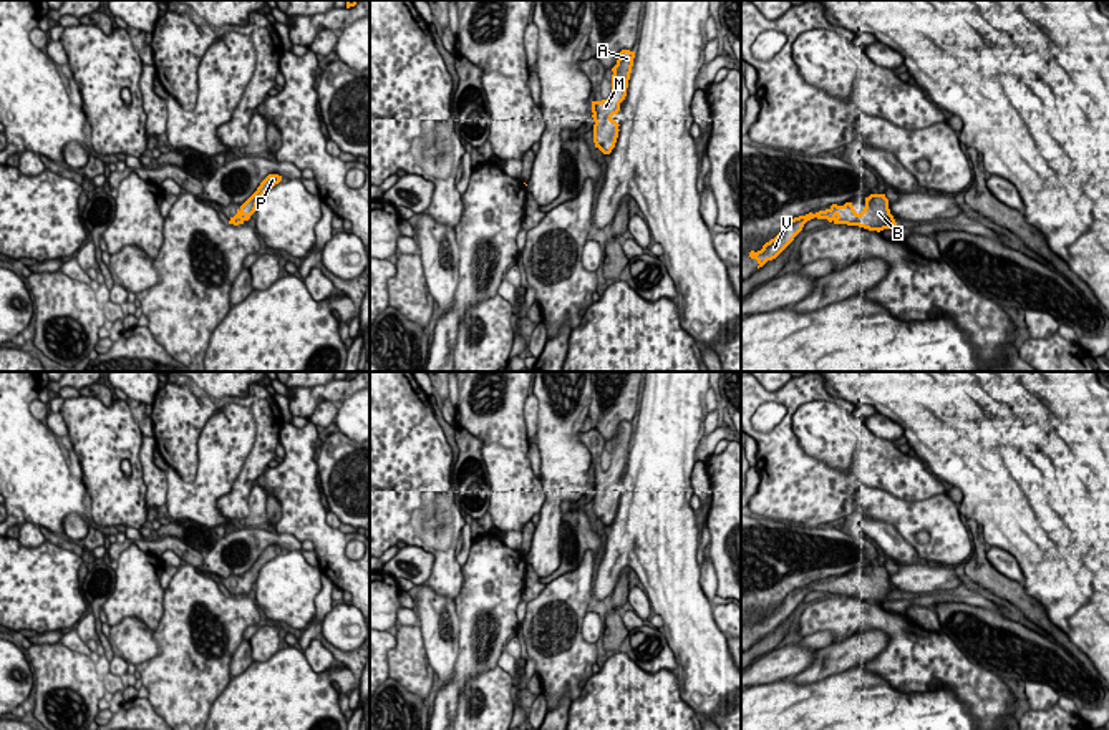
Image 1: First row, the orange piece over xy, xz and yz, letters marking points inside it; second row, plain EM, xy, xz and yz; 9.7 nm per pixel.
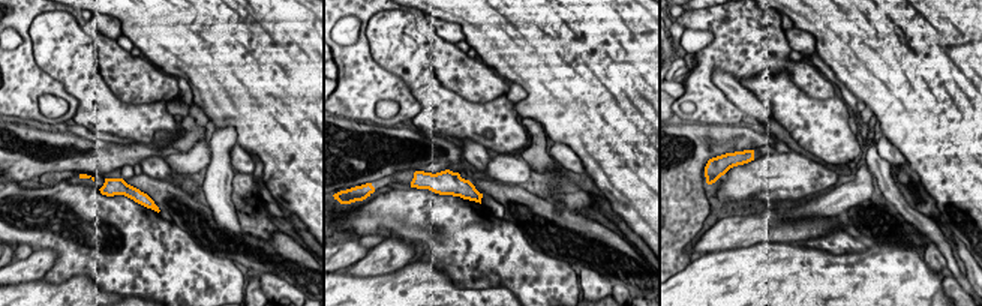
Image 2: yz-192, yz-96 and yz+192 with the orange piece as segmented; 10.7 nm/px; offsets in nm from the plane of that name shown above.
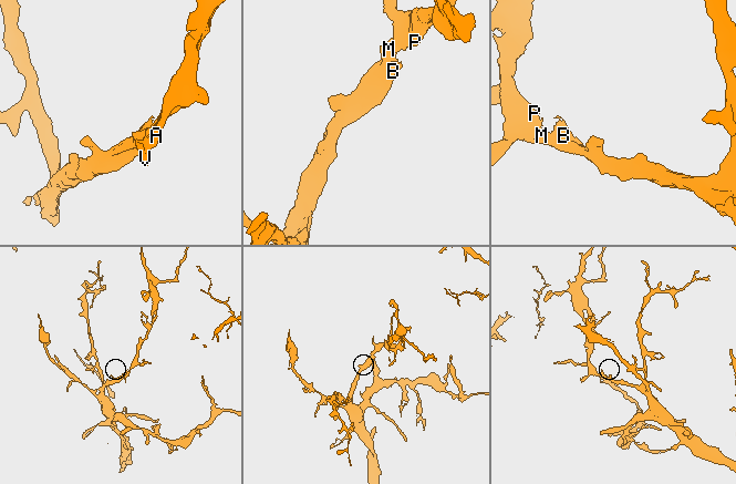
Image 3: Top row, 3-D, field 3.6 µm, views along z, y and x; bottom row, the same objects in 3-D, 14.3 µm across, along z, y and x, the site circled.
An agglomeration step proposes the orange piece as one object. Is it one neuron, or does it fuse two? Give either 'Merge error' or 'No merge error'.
No merge error

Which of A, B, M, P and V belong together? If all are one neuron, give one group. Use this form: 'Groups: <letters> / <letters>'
Groups: A B M P V

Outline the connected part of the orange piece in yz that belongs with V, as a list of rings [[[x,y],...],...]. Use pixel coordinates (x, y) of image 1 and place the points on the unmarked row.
[[[870,566],[865,569],[865,579],[860,586],[855,584],[852,574],[845,574],[844,577],[832,576],[826,582],[819,582],[816,586],[809,584],[791,591],[774,611],[763,617],[761,622],[751,622],[749,629],[758,632],[758,640],[768,632],[776,630],[802,602],[804,596],[814,589],[827,591],[834,596],[859,597],[877,604],[897,597],[893,587],[890,586],[885,566]]]

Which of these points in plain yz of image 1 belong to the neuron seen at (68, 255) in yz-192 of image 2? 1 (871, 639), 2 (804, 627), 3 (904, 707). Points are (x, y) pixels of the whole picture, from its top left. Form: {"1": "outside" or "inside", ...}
{"1": "outside", "2": "inside", "3": "outside"}

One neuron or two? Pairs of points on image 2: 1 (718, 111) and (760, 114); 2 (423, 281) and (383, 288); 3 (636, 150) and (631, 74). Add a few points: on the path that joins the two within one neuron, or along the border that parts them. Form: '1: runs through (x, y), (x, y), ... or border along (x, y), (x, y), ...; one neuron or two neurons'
1: border along (718, 87), (747, 119); two neurons
2: runs through (413, 288), (393, 288); one neuron
3: runs through (636, 131), (636, 93); one neuron

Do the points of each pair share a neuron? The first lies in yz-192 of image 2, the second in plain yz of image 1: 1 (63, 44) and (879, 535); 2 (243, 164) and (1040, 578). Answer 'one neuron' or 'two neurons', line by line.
1: two neurons
2: two neurons

